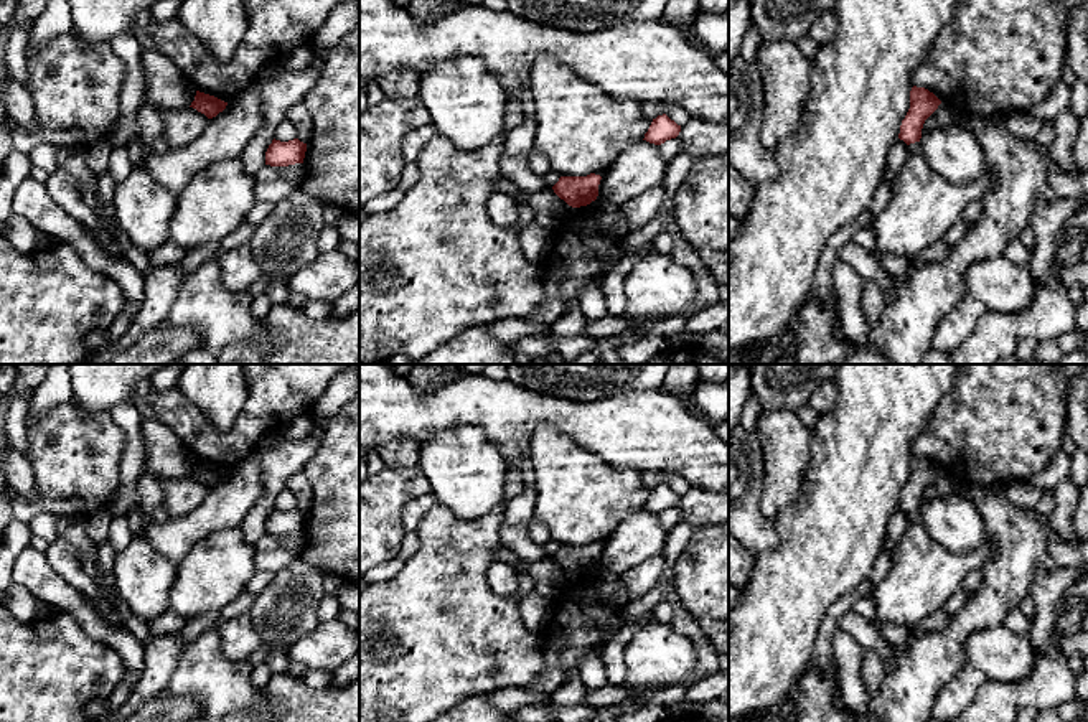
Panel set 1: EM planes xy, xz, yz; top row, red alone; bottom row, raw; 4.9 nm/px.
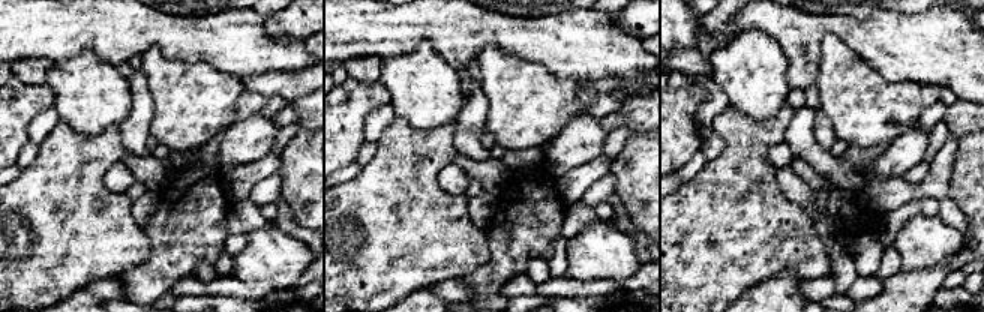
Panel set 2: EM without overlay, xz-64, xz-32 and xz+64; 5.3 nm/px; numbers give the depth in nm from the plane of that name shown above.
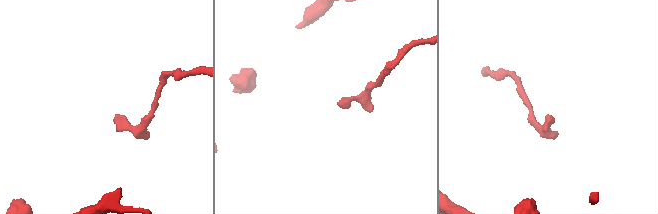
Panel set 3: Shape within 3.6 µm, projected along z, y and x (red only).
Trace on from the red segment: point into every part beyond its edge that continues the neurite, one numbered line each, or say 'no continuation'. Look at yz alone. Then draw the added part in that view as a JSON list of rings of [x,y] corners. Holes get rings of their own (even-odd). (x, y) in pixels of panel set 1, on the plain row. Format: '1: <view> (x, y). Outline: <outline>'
no continuation

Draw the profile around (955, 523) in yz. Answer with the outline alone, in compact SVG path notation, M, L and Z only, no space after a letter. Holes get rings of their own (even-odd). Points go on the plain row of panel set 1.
M958 491L930 499L918 514L930 537L950 552L974 551L986 537L978 508Z

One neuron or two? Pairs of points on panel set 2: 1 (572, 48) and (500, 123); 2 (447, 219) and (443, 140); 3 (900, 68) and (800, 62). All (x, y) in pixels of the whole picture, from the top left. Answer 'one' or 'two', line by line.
1: two
2: one
3: one

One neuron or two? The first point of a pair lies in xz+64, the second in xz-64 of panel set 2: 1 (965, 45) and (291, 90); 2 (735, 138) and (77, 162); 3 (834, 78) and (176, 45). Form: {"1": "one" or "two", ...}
{"1": "two", "2": "one", "3": "two"}

